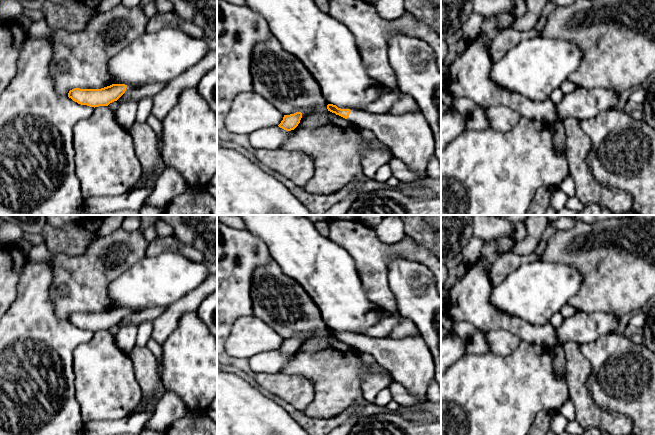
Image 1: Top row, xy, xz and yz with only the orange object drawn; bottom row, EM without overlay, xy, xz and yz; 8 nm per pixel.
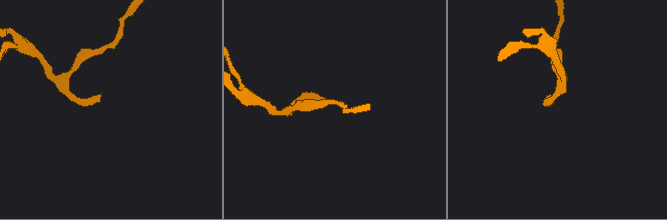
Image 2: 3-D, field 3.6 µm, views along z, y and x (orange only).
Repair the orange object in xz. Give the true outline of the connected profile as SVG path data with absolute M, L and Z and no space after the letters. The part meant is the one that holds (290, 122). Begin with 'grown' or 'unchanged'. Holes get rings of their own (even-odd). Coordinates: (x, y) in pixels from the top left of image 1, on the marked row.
unchanged | M296 112L290 115L284 115L283 120L278 126L286 131L294 130L300 123L301 118L301 112Z

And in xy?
grown | M112 84L101 89L74 88L68 97L81 105L94 108L93 114L73 128L74 162L84 199L125 194L133 189L142 176L142 166L136 156L129 131L117 123L108 105L126 91L138 87Z

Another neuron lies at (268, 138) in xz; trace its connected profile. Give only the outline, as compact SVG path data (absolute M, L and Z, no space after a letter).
M279 126L259 129L249 134L249 142L254 150L257 149L278 149L289 138L293 132L286 131Z

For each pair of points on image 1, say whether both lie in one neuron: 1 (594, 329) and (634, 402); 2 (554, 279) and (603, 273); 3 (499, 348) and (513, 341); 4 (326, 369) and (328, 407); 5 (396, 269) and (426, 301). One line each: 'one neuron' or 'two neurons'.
1: two neurons
2: two neurons
3: one neuron
4: one neuron
5: one neuron

